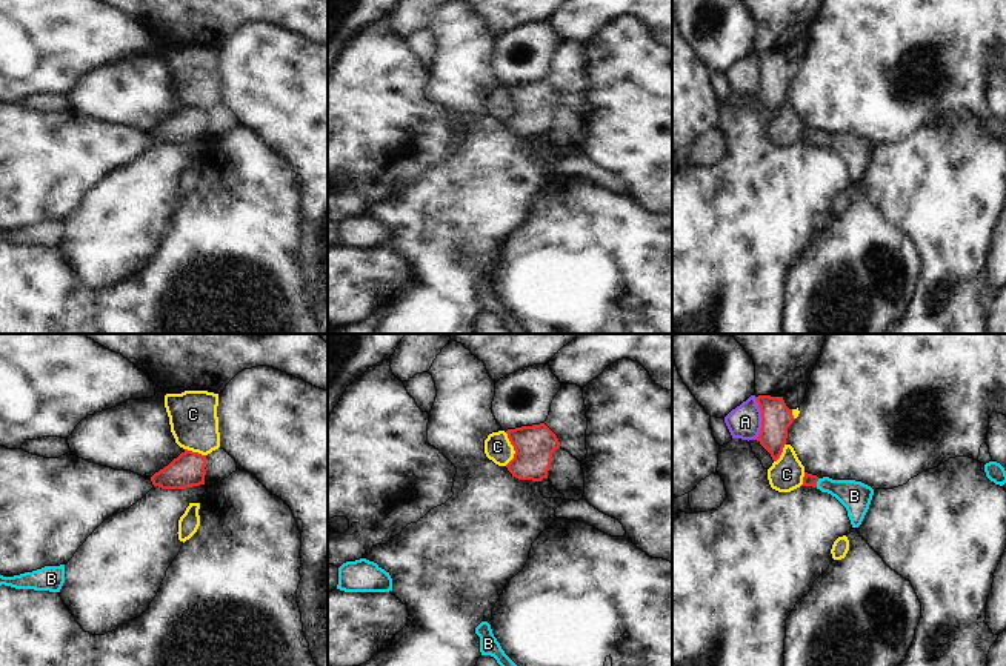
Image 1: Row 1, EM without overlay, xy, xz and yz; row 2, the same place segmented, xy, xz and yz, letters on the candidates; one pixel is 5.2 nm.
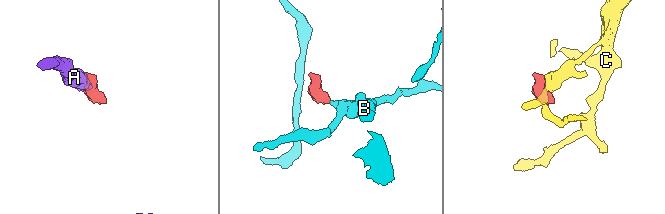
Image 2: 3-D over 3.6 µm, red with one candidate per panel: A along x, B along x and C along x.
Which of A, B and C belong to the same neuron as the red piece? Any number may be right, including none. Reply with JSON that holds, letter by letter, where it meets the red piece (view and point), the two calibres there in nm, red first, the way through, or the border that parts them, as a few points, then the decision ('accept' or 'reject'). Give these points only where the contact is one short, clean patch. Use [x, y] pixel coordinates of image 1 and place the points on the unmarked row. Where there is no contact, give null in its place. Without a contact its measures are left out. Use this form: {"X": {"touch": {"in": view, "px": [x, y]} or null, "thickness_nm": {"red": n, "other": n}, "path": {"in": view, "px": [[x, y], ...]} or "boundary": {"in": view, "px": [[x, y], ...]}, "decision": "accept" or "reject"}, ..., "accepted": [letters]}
{"A": {"touch": {"in": "yz", "px": [762, 74]}, "thickness_nm": {"red": 160, "other": 180}, "boundary": {"in": "yz", "px": [[754, 53], [760, 66], [760, 88], [756, 94]]}, "decision": "reject"}, "B": {"touch": {"in": "yz", "px": [816, 139]}, "thickness_nm": {"red": 60, "other": 160}, "path": {"in": "yz", "px": [[808, 136], [816, 139], [829, 140], [854, 151]]}, "decision": "accept"}, "C": {"touch": {"in": "xz", "px": [514, 105]}, "thickness_nm": {"red": 220, "other": 140}, "decision": "reject"}, "accepted": ["B"]}

